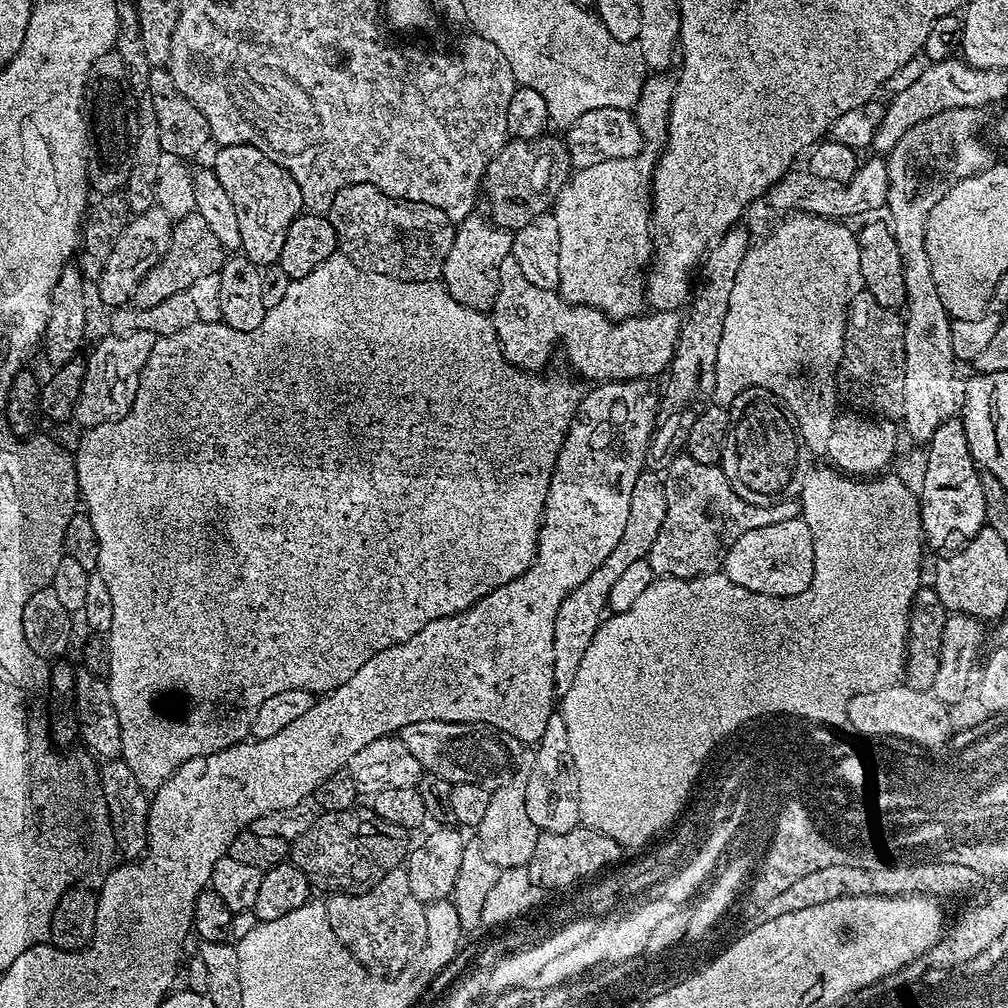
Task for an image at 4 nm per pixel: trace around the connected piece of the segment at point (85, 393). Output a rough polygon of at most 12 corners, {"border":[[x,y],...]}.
{"border":[[108,334],[86,356],[81,429],[132,409],[158,337]]}

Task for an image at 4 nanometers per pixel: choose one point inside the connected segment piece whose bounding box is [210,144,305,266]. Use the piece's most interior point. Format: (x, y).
(266, 199)

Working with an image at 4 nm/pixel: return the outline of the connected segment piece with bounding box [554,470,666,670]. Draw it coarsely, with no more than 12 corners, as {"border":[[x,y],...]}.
{"border":[[661,473],[634,482],[614,554],[566,594],[554,668],[578,670],[606,619],[610,589],[647,557],[666,522]]}

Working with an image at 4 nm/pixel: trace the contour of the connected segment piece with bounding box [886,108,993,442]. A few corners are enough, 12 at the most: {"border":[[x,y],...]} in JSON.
{"border":[[975,108],[906,130],[886,212],[908,290],[906,418],[921,442],[962,400],[926,226],[989,167]]}

